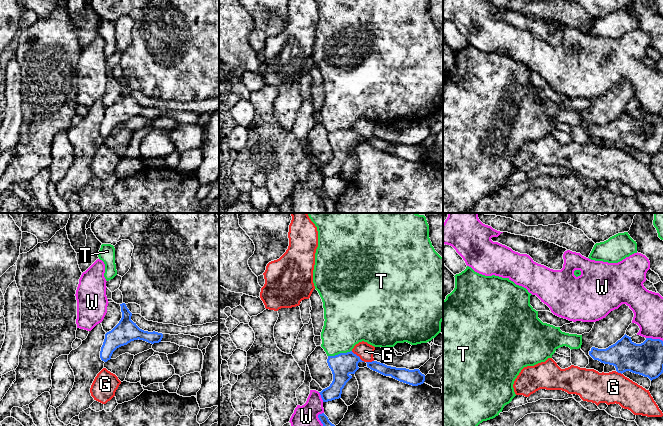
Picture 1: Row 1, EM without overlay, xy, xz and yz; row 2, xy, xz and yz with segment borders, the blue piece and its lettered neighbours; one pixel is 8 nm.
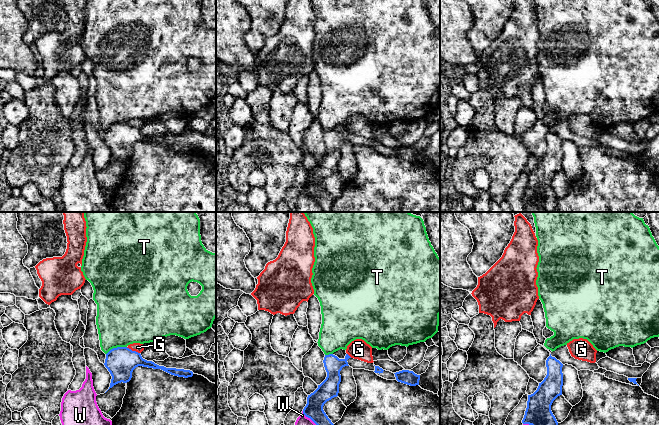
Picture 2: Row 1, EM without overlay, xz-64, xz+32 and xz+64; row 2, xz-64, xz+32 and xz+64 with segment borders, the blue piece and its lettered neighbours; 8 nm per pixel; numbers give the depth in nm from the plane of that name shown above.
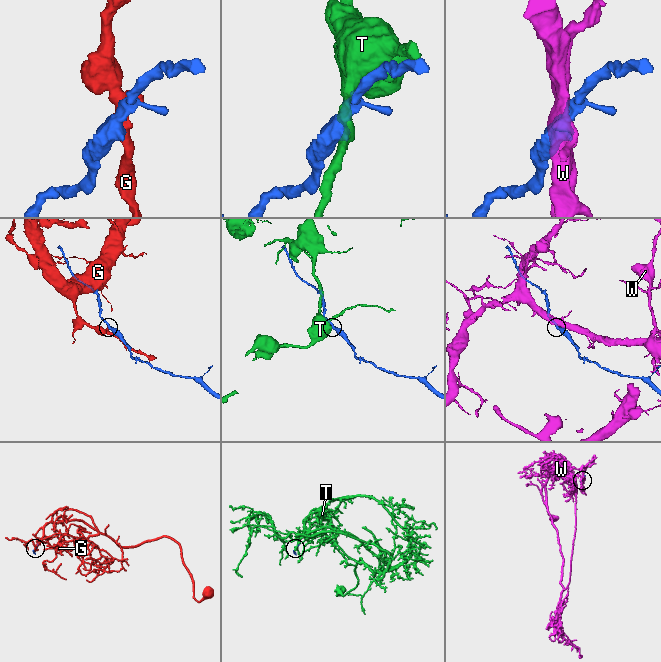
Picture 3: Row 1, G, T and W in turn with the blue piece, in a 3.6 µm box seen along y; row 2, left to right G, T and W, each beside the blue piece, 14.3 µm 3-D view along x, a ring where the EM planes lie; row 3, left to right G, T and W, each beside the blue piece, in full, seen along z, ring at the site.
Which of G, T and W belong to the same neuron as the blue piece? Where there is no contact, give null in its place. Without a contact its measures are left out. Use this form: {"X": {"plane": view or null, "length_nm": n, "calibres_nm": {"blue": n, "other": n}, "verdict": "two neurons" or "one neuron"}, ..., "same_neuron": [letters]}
{"G": {"plane": "xz", "length_nm": 140, "calibres_nm": {"blue": 190, "other": 140}, "verdict": "two neurons"}, "T": {"plane": "xz", "length_nm": 200, "calibres_nm": {"blue": 190, "other": 360}, "verdict": "two neurons"}, "W": {"plane": "xz", "length_nm": 110, "calibres_nm": {"blue": 70, "other": 180}, "verdict": "two neurons"}, "same_neuron": []}

